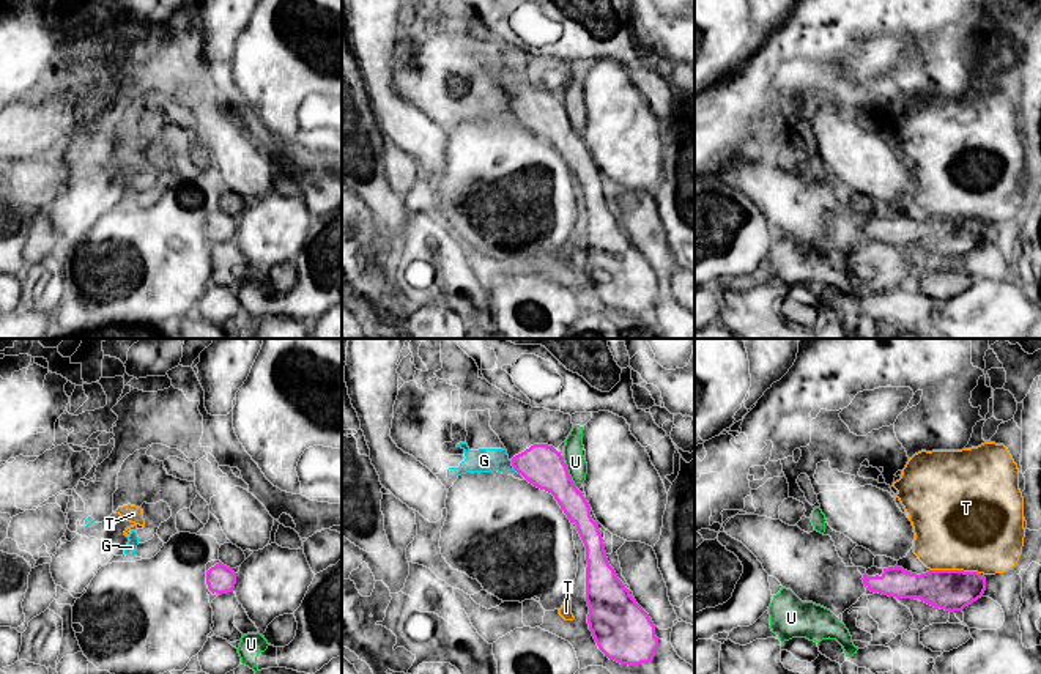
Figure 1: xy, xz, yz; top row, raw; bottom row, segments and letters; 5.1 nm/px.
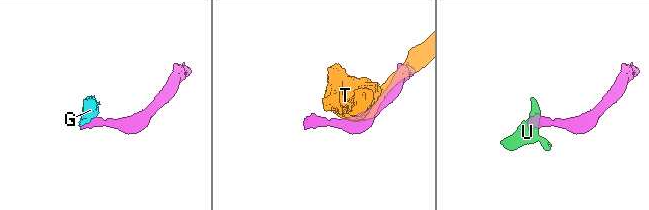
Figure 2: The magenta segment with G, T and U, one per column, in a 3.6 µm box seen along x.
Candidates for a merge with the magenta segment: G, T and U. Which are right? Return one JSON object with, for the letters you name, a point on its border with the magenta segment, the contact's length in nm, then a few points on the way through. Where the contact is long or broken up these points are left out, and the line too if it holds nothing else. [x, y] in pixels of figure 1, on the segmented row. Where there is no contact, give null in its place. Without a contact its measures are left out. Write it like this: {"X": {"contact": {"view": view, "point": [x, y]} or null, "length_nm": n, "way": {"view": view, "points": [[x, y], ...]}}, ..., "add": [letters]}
{"add": []}

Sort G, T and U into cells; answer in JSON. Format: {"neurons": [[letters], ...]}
{"neurons": [["G"], ["T"], ["U"]]}

